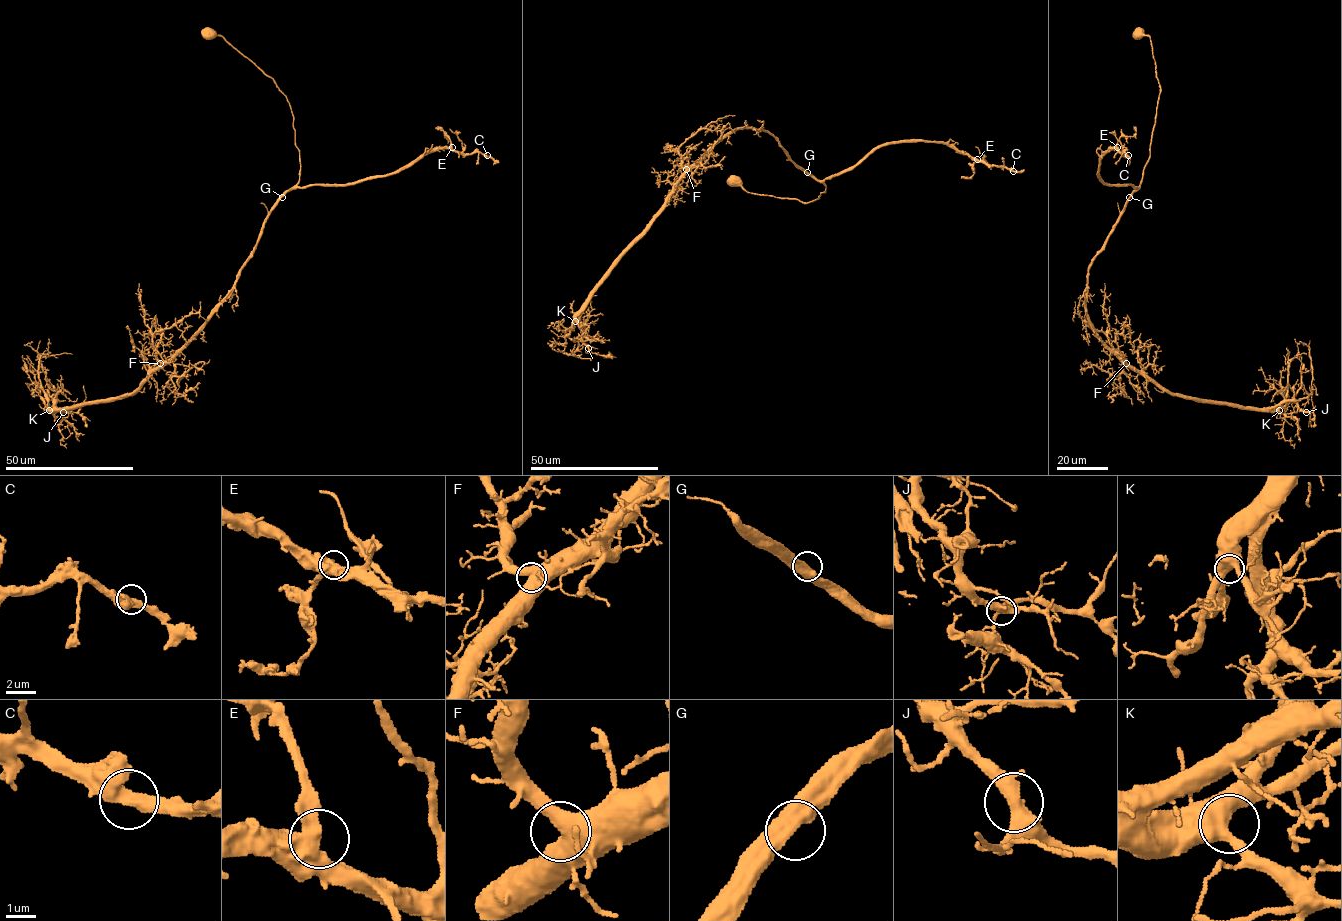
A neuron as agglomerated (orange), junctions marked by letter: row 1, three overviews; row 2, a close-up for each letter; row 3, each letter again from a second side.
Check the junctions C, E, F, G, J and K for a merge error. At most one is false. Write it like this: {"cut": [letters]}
{"cut": []}

